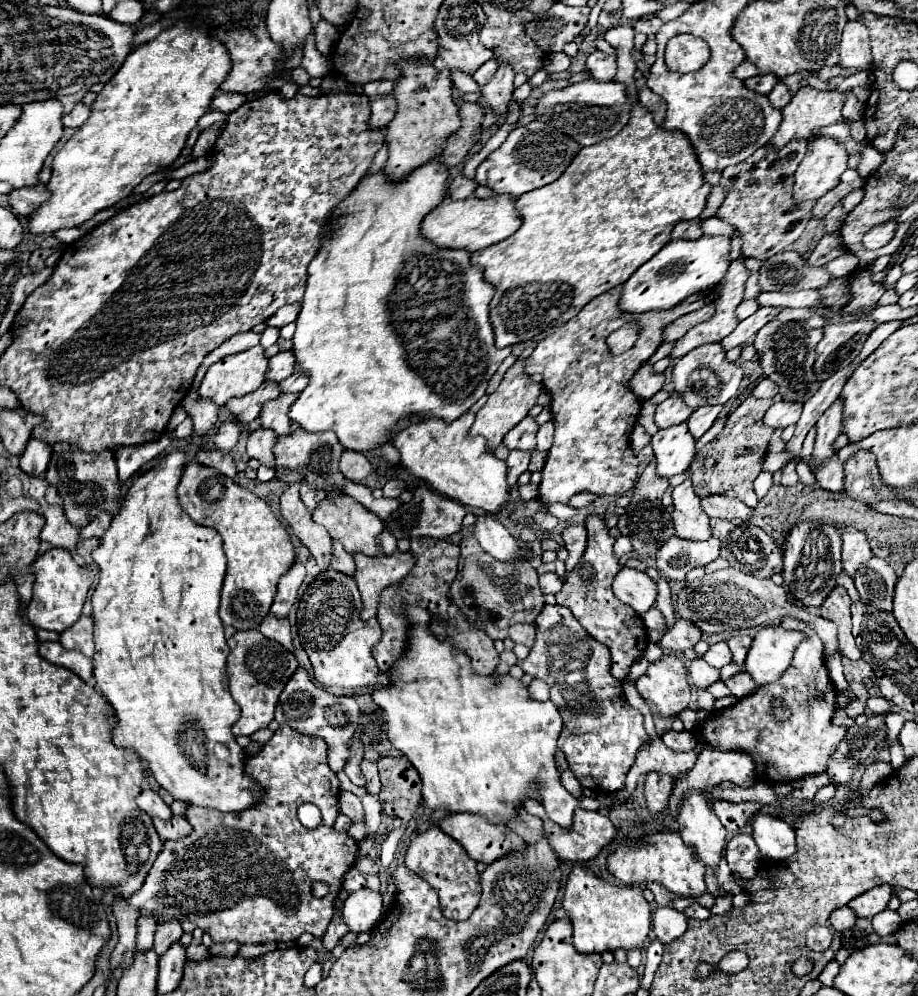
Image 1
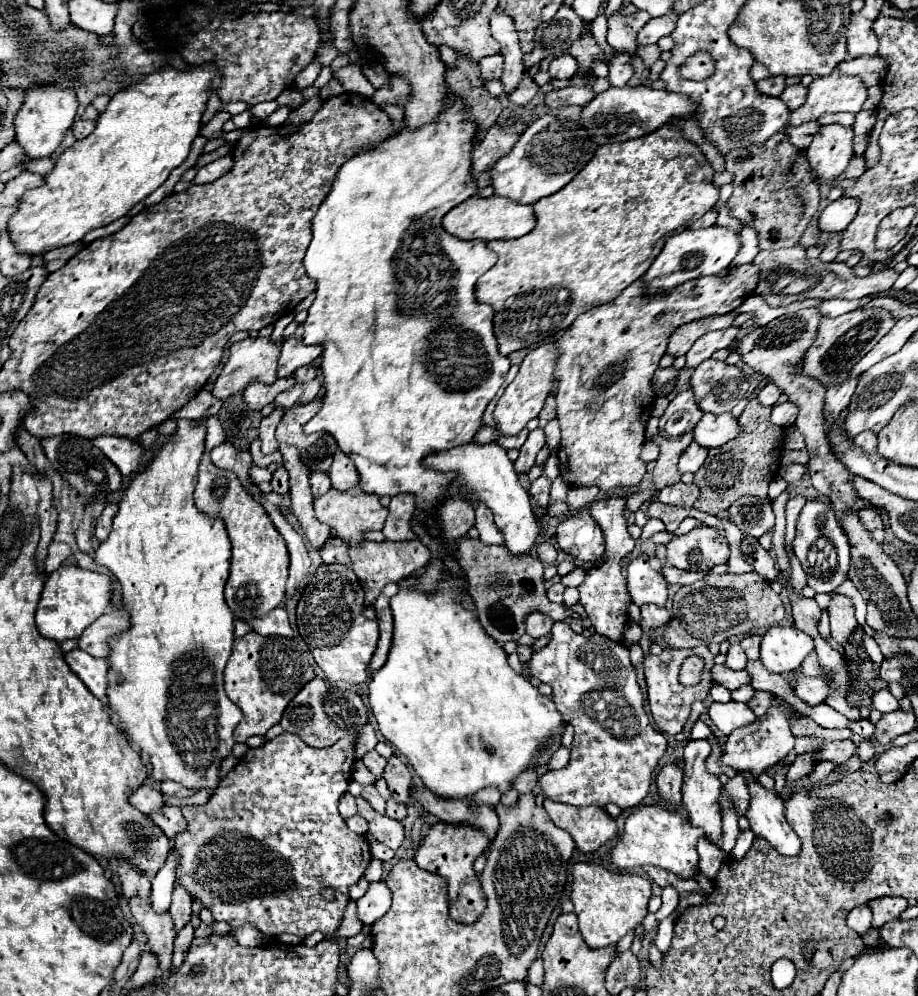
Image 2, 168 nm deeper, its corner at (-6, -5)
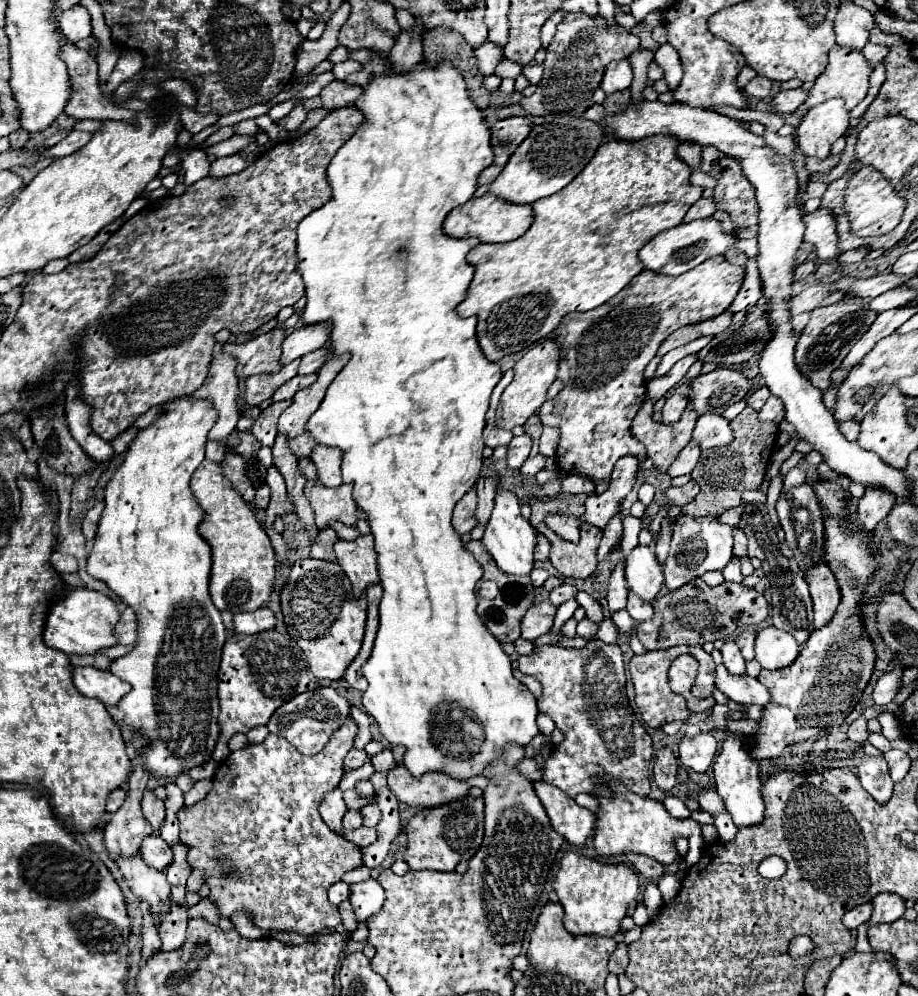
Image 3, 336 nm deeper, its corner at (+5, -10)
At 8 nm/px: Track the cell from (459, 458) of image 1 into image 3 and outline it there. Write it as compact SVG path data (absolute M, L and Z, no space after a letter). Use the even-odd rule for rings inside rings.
M497 491L495 507L491 513L491 519L485 527L485 535L481 539L487 553L495 559L497 567L507 573L531 573L533 569L533 547L537 543L535 529L527 519L521 515L521 507L517 501L517 495L513 491Z

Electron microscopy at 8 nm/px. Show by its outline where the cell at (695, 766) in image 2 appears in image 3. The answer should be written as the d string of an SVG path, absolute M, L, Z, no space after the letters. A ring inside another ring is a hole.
M699 733L697 737L683 737L679 745L679 765L685 771L707 771L715 761L717 741L711 733Z

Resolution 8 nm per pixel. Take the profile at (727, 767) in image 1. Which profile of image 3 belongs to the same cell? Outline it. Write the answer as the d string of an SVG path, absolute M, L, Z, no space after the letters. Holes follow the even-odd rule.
M817 481L813 489L821 501L825 517L825 563L841 583L841 605L831 623L811 633L799 657L789 667L777 671L763 669L757 677L771 693L771 701L763 707L763 715L757 721L757 731L749 735L749 753L757 761L779 757L787 745L811 739L825 733L829 727L841 725L857 705L875 665L873 645L861 625L859 601L865 585L879 569L879 551L875 543L867 539L869 531L845 521L847 493L837 487L837 483Z

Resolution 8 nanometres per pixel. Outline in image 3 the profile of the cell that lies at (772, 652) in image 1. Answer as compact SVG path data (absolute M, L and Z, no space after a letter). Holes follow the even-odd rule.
M765 627L767 631L759 631L755 637L755 661L763 669L775 671L783 669L799 655L799 645L787 631L777 627Z

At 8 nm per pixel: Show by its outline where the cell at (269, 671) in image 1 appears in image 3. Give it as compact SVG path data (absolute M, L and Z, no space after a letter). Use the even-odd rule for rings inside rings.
M277 629L257 635L231 635L223 645L218 672L218 699L221 703L218 721L221 731L212 758L217 763L225 761L231 753L228 741L235 733L249 733L249 729L257 725L267 725L277 707L287 703L291 697L317 687L317 677L309 671L303 651L291 637L279 633Z

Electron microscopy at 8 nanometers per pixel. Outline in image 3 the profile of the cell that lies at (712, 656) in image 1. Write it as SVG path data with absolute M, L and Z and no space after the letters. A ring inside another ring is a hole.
M725 641L721 653L723 653L723 665L729 669L729 673L745 673L745 659L735 641Z

